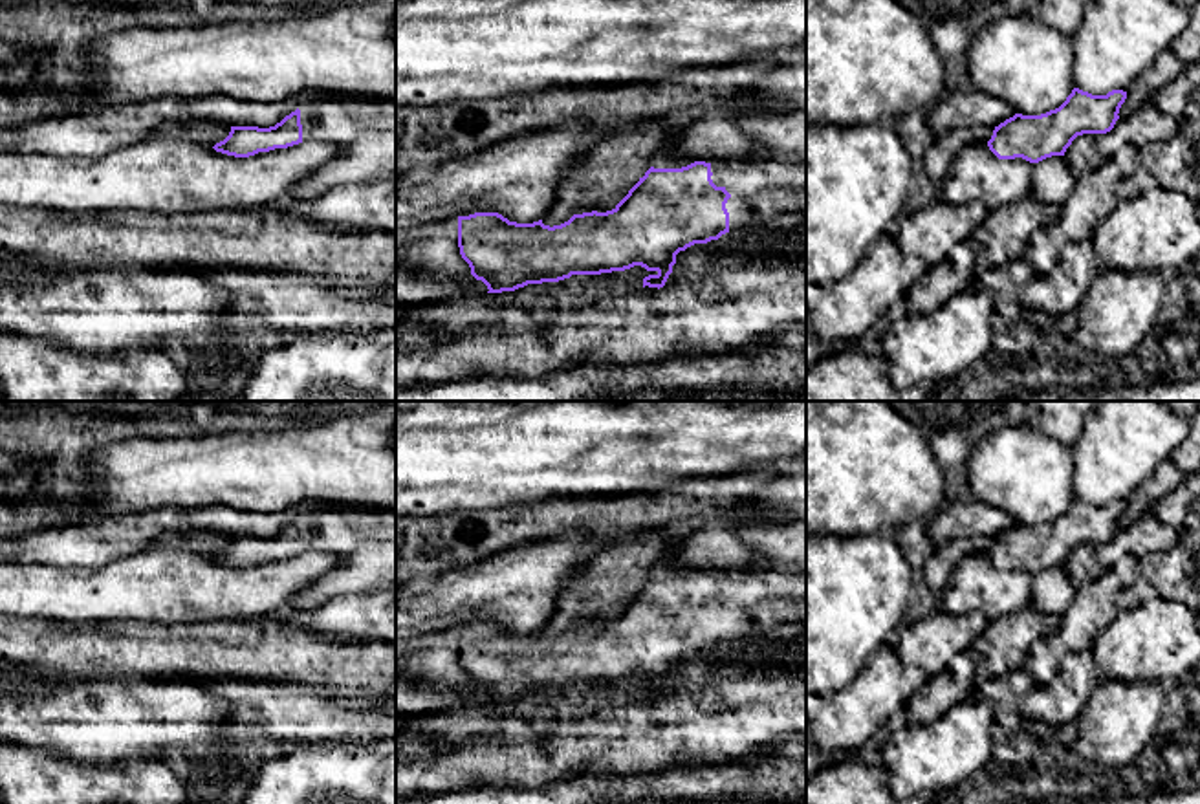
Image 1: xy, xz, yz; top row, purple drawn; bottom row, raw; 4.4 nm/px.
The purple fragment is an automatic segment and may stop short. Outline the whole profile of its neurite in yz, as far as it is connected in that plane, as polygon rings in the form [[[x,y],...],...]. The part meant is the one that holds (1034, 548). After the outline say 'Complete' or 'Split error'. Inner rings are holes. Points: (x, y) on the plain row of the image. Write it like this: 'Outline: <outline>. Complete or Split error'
Outline: [[[1074,498],[1055,520],[1041,526],[1015,524],[995,537],[987,557],[998,570],[1022,568],[1039,573],[1052,566],[1064,566],[1077,546],[1110,542],[1125,509],[1123,500],[1092,505]]]. Complete

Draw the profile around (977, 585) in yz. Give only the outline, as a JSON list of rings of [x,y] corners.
[[[987,553],[964,557],[942,590],[942,610],[949,614],[980,612],[987,621],[1013,615],[1031,604],[1033,573],[998,570]]]

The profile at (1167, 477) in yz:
[[[1163,460],[1156,471],[1134,491],[1136,505],[1127,507],[1119,518],[1119,529],[1127,529],[1140,516],[1152,511],[1156,504],[1173,493],[1185,478],[1185,473],[1171,460]]]

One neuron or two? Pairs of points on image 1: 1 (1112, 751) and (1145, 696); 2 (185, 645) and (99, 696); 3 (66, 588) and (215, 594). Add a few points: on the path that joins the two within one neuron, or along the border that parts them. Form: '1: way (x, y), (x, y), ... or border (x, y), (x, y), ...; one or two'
1: way (1112, 738), (1112, 729), (1133, 709); one
2: border (92, 674), (138, 673), (178, 676); two
3: way (103, 594), (178, 594); one

